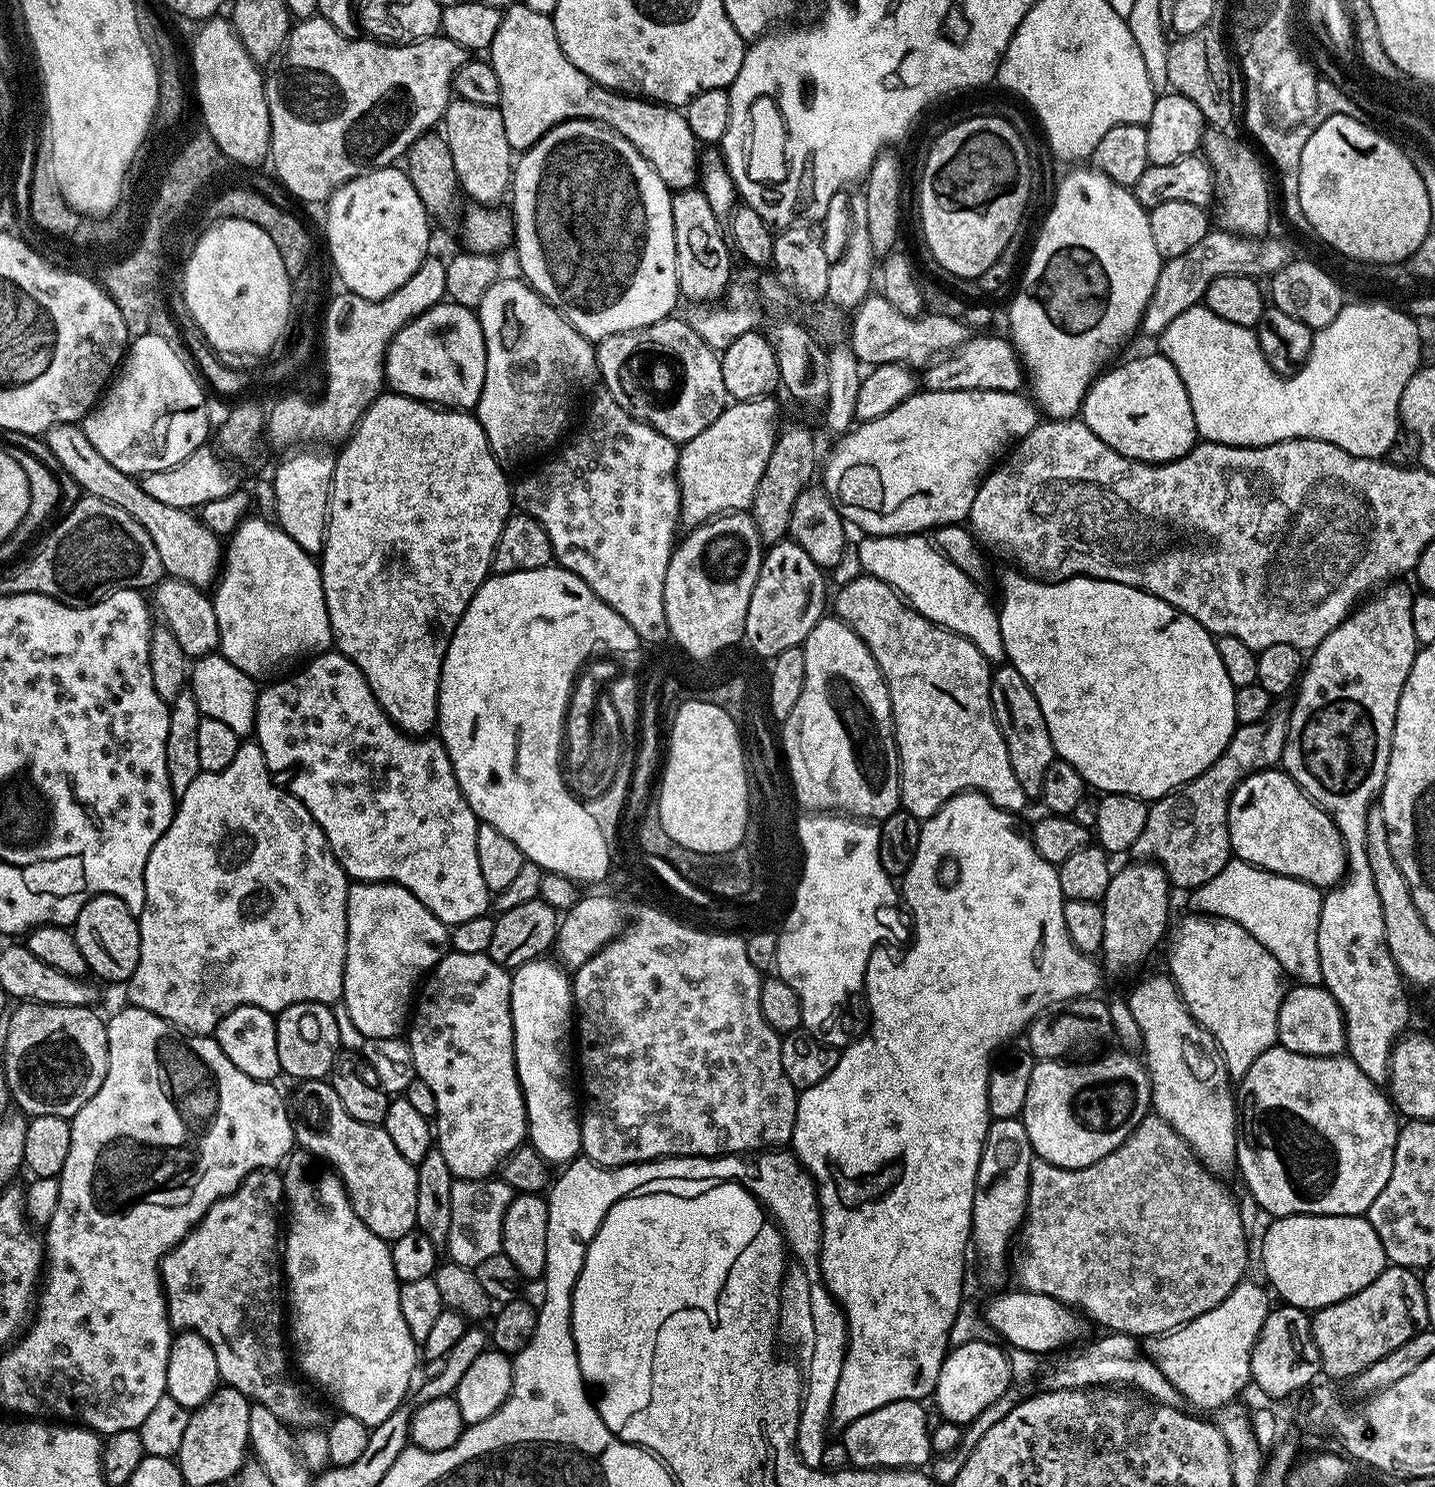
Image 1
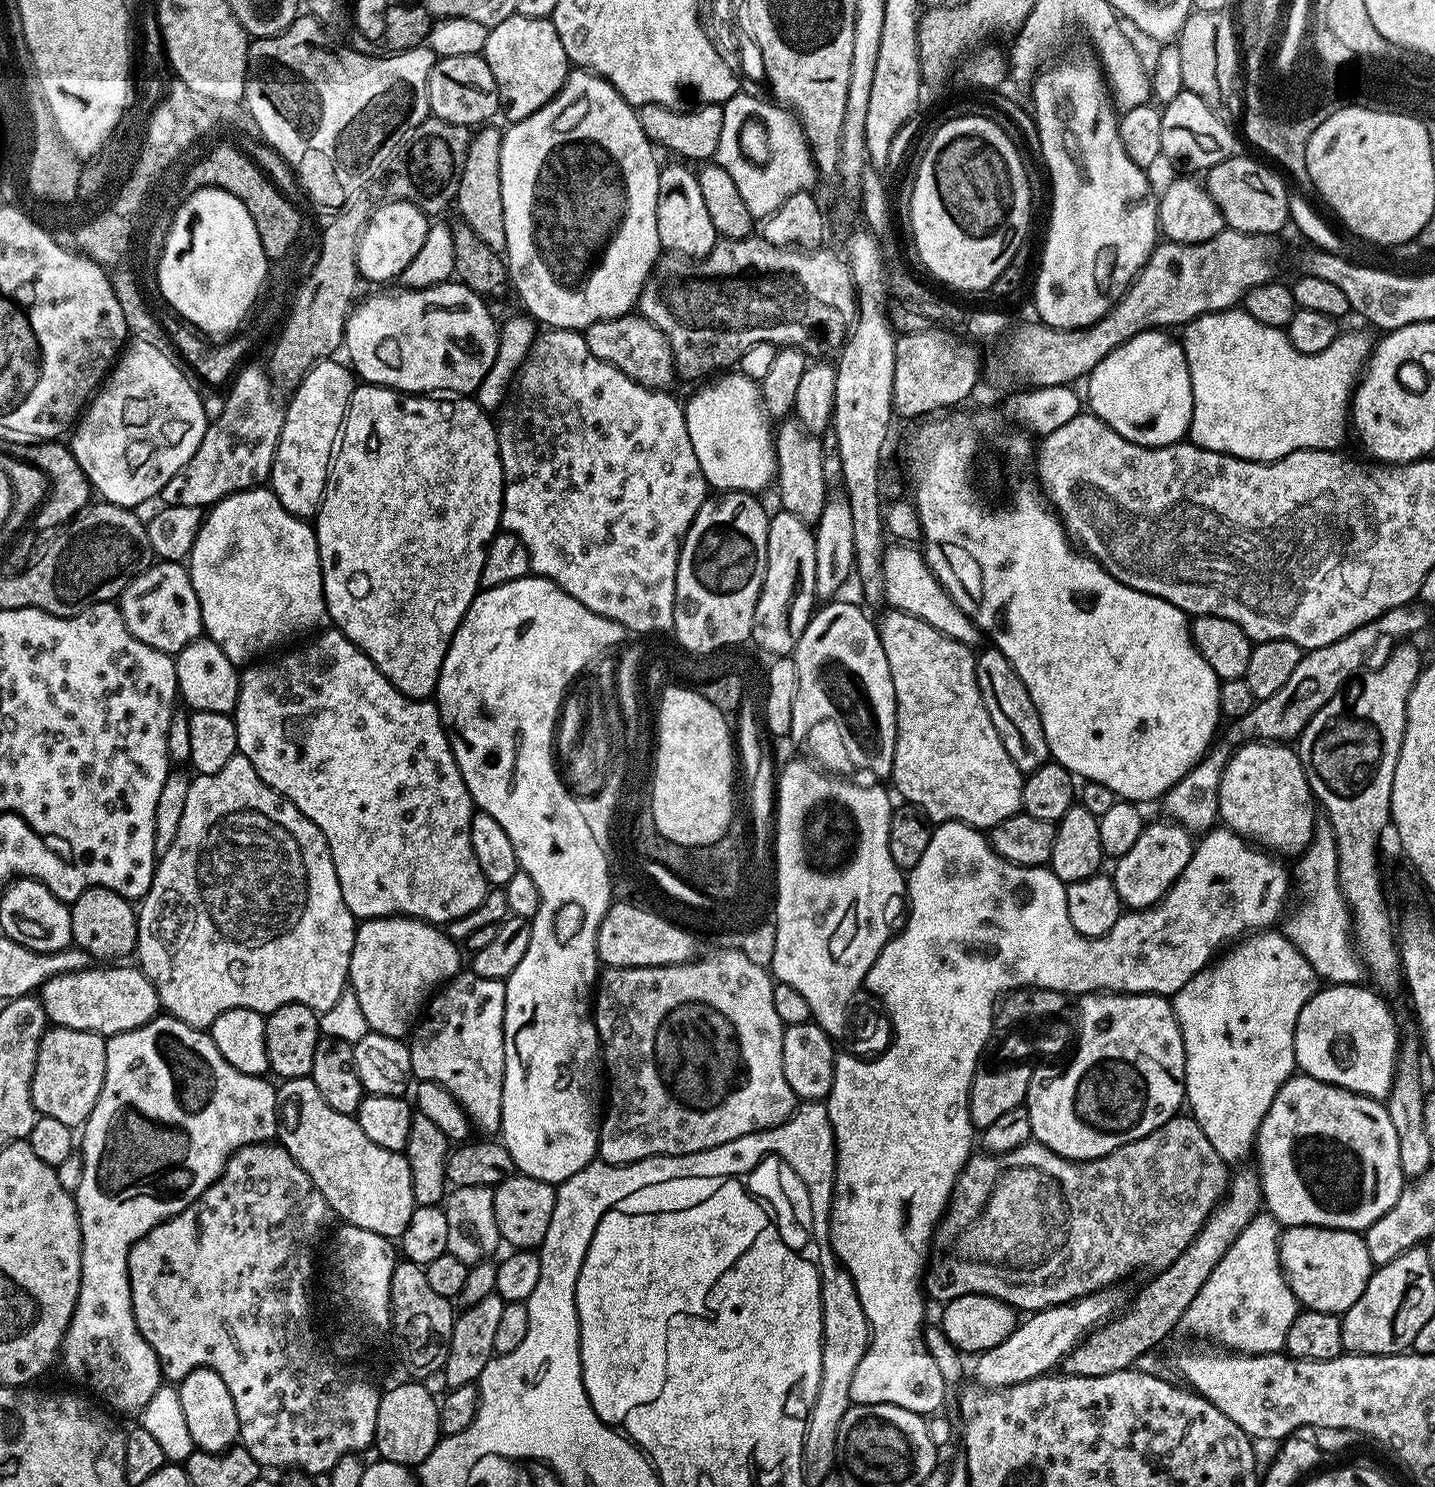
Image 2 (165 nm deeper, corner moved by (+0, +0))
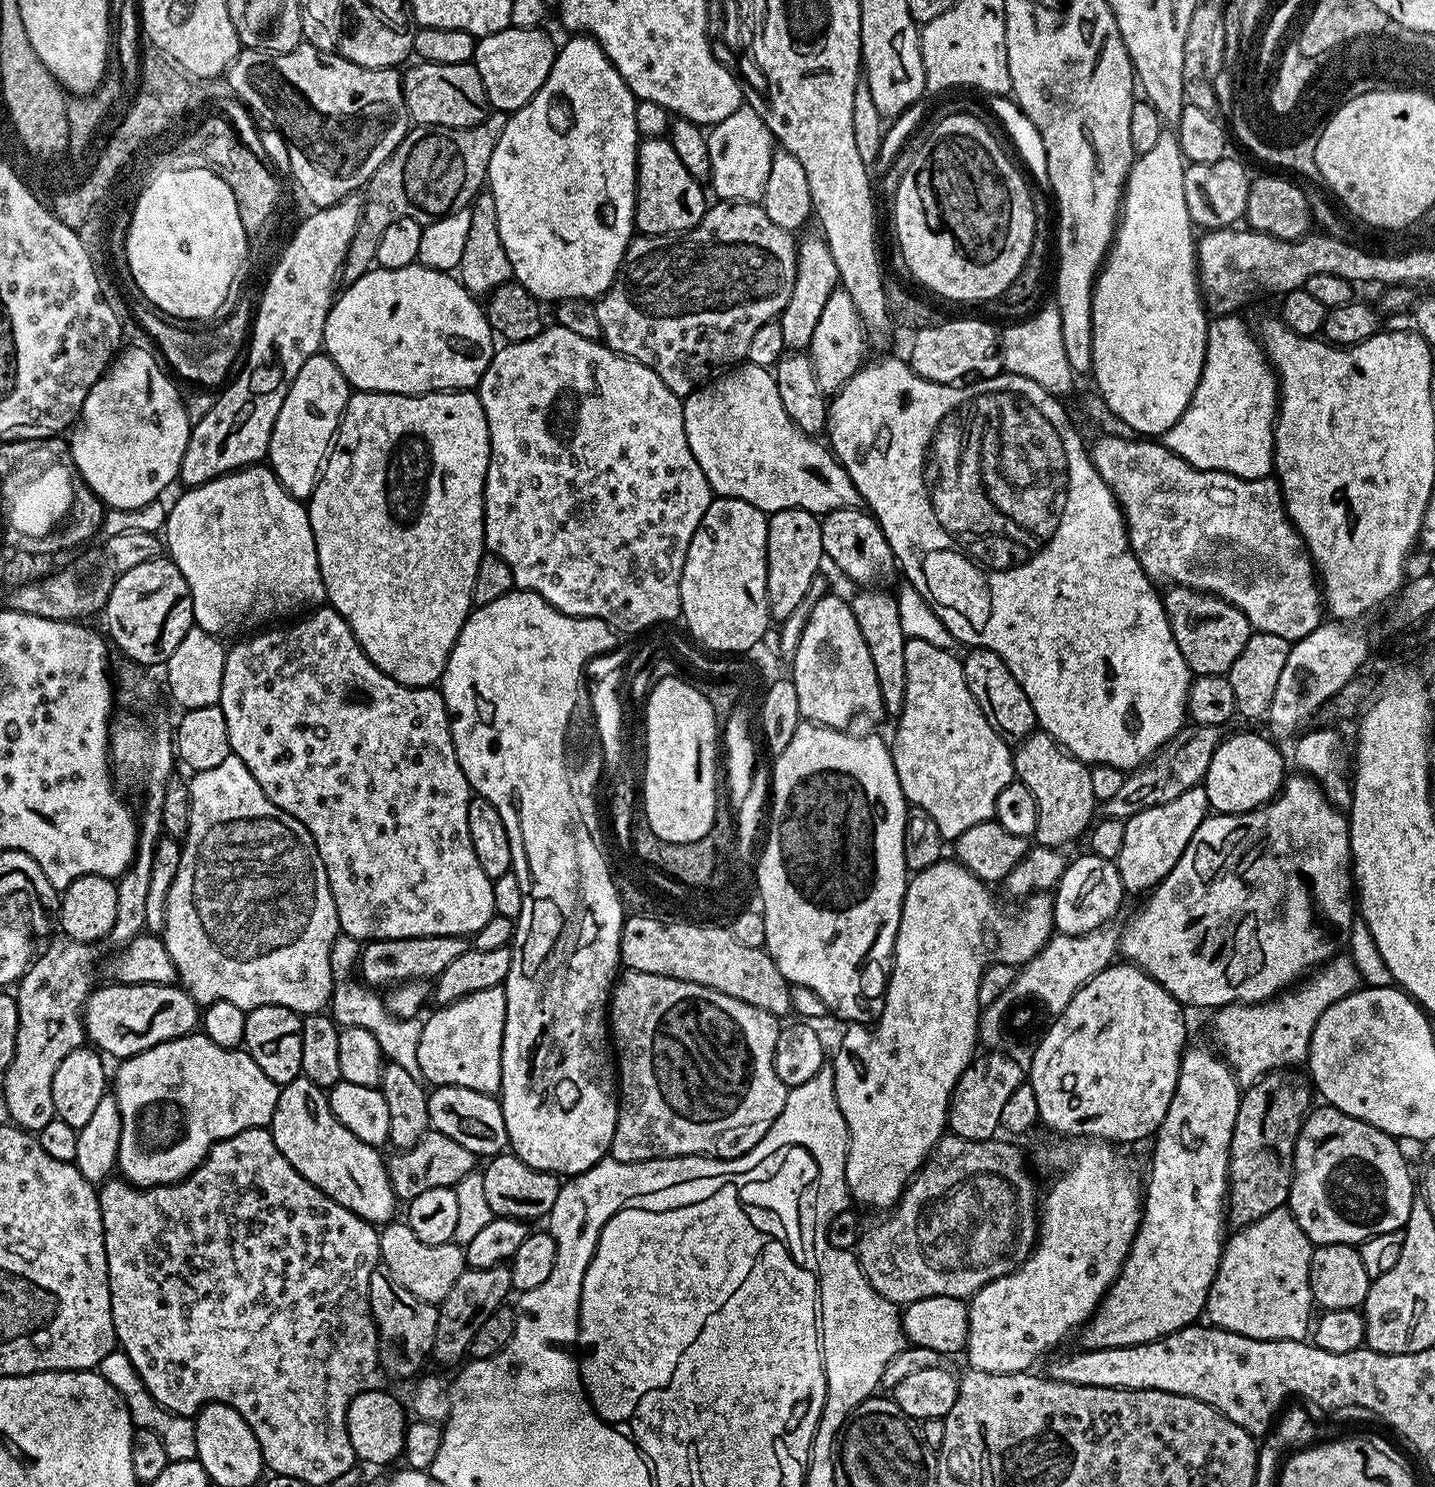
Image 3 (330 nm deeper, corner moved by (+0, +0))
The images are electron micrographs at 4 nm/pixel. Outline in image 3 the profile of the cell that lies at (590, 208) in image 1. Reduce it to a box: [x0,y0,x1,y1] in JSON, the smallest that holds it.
[486,34,638,302]

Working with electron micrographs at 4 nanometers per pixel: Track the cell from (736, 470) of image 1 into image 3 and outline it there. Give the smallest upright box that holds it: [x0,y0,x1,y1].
[778,235,840,349]

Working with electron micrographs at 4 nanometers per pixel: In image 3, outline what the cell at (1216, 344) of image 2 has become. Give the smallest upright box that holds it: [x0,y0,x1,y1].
[1162,314,1278,480]

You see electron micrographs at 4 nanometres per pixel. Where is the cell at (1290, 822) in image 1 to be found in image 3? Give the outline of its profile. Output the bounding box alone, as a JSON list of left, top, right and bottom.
[1203,732,1284,814]

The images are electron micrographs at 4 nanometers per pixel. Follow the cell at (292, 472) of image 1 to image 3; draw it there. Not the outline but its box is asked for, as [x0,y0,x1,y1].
[267,354,350,502]

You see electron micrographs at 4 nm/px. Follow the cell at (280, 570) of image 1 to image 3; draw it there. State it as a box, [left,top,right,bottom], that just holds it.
[162,466,325,638]

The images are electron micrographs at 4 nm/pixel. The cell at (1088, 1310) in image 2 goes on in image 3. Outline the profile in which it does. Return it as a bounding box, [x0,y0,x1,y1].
[1079,1047,1242,1349]

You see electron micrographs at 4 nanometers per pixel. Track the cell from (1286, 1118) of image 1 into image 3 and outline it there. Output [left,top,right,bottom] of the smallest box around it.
[1286,1106,1414,1246]

